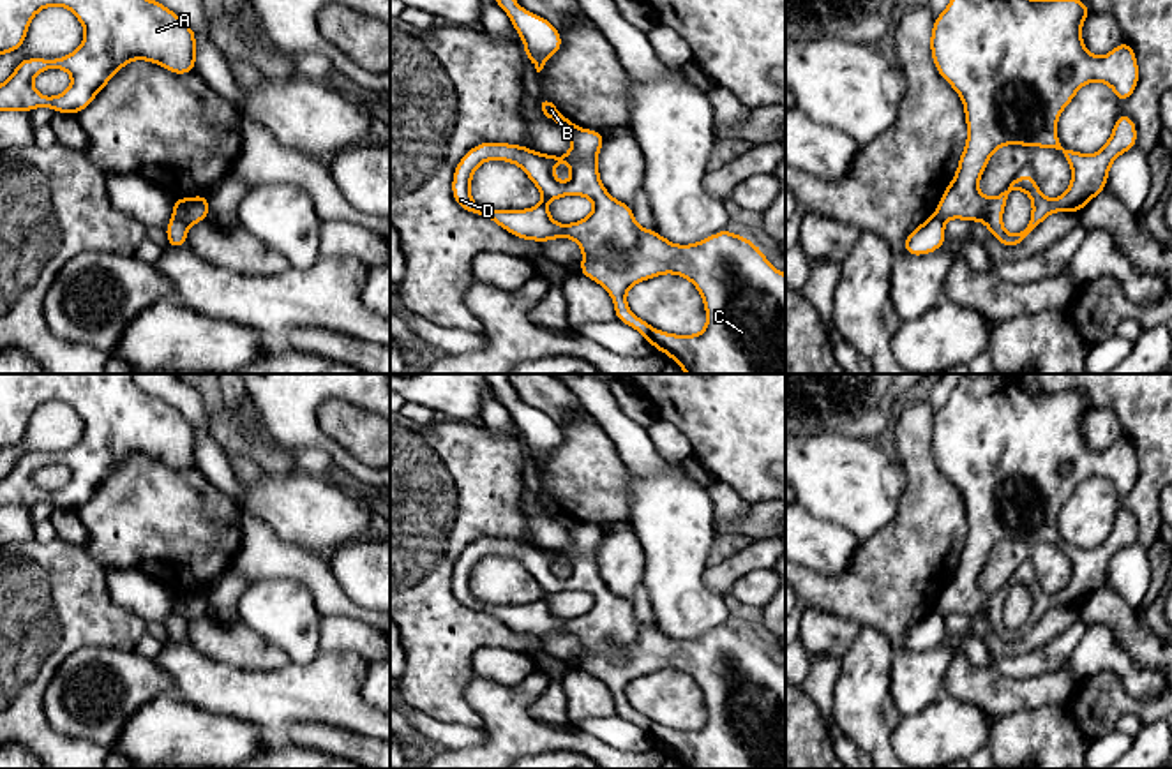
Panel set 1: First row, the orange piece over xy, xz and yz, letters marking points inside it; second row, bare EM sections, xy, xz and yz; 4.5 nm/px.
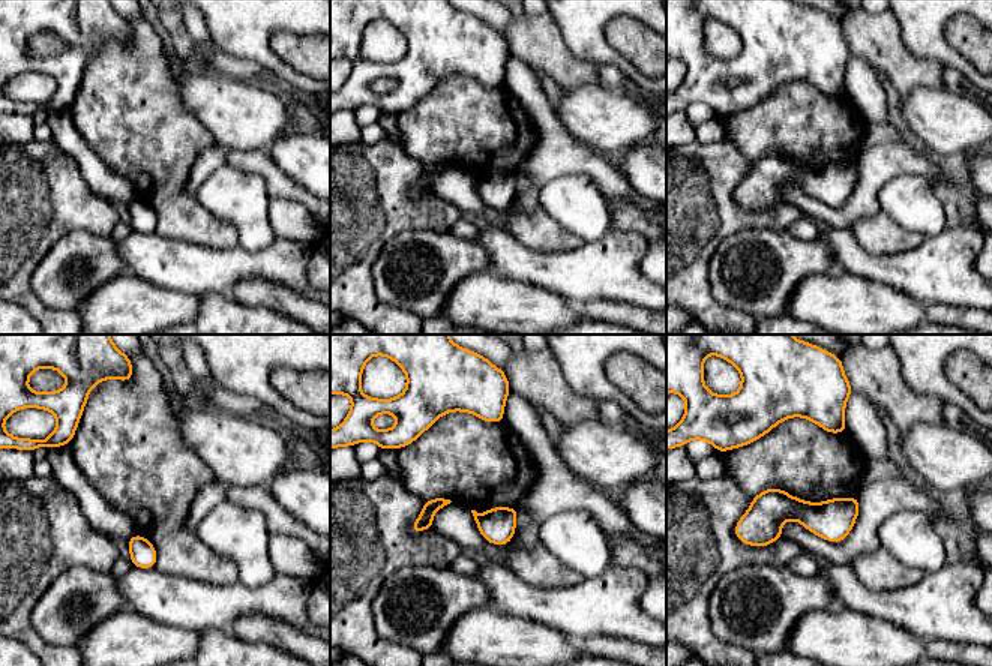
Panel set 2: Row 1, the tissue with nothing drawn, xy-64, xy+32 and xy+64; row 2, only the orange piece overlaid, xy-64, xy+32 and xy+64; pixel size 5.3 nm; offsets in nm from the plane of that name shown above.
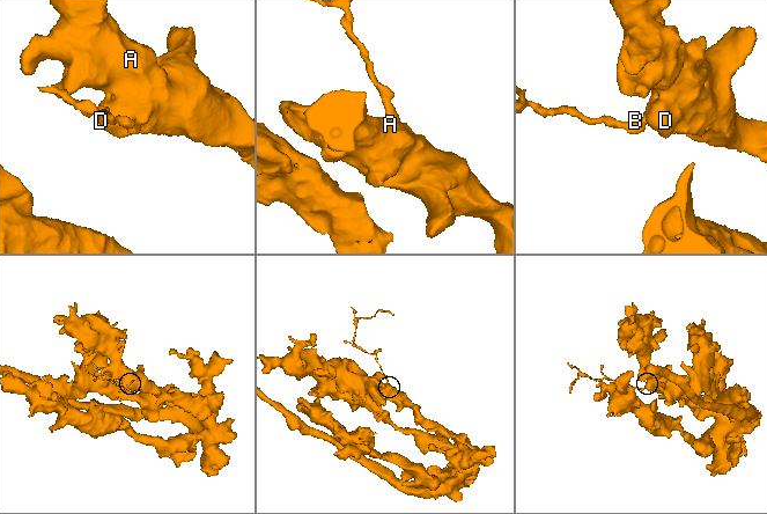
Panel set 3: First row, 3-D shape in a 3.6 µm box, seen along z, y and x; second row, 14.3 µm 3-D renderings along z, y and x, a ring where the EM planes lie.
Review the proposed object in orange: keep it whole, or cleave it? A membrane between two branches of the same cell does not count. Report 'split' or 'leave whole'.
split

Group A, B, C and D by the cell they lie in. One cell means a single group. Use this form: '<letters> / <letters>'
A C D / B

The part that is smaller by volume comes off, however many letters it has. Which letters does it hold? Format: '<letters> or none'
B

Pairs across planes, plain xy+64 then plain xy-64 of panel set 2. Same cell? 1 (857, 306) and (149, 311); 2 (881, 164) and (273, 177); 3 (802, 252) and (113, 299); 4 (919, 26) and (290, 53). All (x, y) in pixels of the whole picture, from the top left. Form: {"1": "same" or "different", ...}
{"1": "same", "2": "same", "3": "different", "4": "different"}

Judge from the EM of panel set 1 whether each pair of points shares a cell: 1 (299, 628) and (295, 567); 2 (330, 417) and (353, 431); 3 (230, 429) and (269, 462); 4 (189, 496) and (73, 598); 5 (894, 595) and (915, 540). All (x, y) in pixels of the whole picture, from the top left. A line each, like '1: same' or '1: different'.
1: different
2: same
3: same
4: different
5: same

